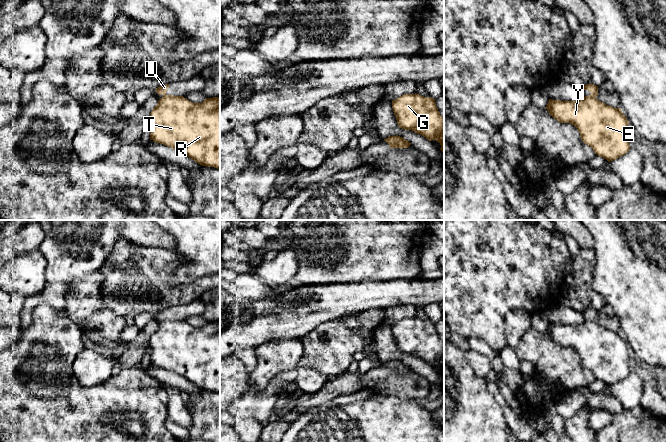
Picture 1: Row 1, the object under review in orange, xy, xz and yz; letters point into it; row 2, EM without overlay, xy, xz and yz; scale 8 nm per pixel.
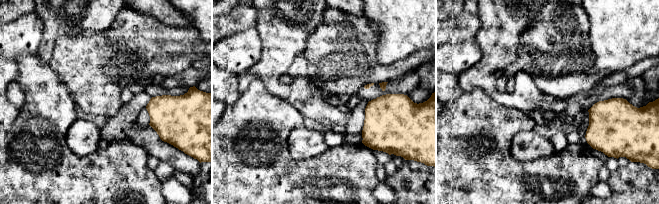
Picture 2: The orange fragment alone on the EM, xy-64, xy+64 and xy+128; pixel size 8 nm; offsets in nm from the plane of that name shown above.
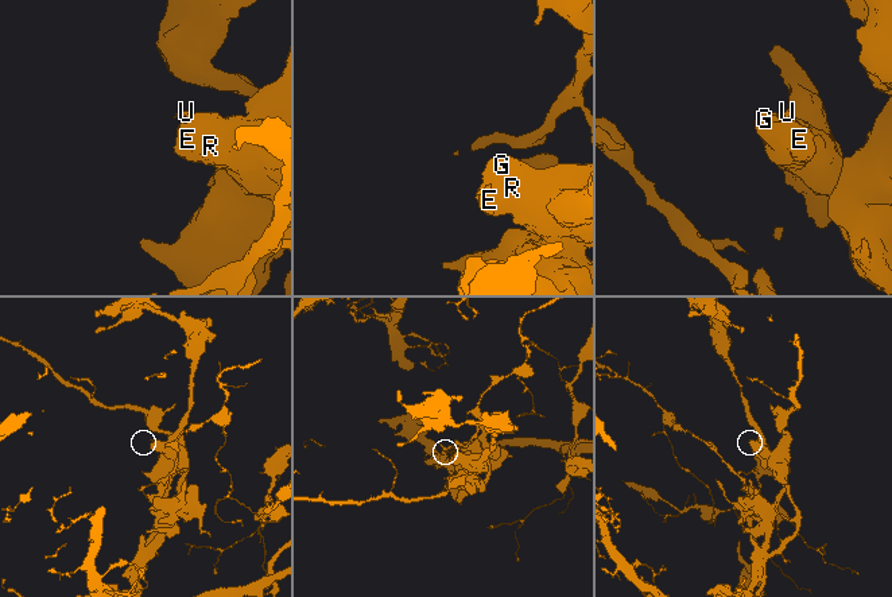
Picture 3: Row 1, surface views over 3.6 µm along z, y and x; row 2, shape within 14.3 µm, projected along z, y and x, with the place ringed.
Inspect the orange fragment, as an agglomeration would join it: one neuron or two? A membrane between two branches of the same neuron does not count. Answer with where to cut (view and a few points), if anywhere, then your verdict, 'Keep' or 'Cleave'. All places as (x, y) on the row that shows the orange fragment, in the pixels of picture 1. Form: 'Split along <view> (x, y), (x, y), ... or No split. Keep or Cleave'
Split along xy (174, 96), (163, 97). Cleave

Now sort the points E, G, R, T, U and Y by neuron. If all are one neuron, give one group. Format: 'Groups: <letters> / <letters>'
Groups: E G R T Y / U

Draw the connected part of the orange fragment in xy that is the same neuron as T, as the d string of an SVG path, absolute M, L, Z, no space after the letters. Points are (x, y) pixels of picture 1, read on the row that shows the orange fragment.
M183 96L162 97L148 118L150 140L181 151L202 166L220 169L220 96L193 103Z

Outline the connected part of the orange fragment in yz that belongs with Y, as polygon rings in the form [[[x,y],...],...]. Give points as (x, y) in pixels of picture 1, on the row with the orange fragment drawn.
[[[585,96],[580,101],[549,99],[546,109],[558,122],[574,125],[582,141],[608,162],[623,156],[631,148],[629,121],[620,108]]]

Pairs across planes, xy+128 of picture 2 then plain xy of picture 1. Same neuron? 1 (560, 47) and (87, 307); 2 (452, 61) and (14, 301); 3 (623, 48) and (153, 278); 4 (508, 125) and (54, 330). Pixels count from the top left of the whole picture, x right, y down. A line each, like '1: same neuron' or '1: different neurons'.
1: different neurons
2: different neurons
3: different neurons
4: same neuron

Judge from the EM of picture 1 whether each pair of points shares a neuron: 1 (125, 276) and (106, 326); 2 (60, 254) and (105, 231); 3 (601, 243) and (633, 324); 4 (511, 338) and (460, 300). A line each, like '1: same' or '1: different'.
1: different
2: same
3: same
4: different

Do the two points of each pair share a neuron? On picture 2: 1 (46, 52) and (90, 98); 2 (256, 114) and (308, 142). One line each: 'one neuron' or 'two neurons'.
1: two neurons
2: two neurons

